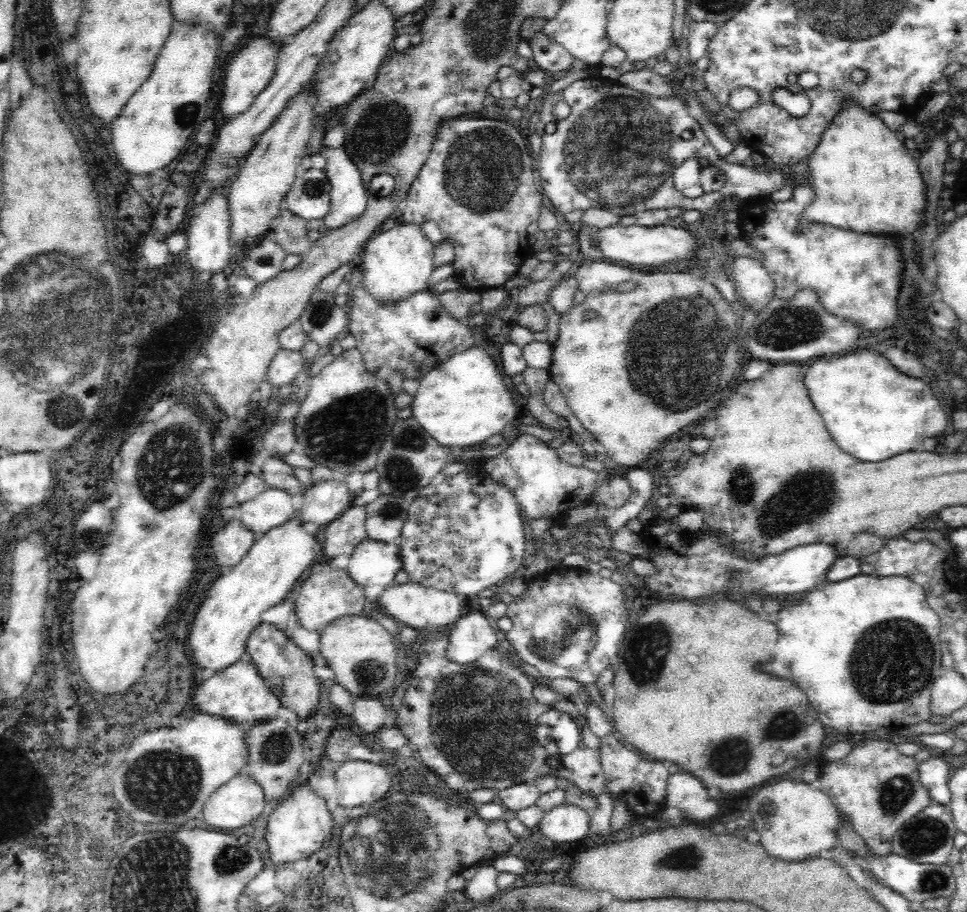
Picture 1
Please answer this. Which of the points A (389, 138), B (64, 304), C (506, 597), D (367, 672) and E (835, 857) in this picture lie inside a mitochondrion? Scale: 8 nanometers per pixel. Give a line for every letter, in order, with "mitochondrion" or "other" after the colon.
A: mitochondrion
B: mitochondrion
C: other
D: mitochondrion
E: other

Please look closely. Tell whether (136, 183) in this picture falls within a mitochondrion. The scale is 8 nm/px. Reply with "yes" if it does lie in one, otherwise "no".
no

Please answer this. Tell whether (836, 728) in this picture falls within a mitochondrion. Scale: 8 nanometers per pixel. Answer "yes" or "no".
no

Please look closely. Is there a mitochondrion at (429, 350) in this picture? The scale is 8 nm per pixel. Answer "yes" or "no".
no

